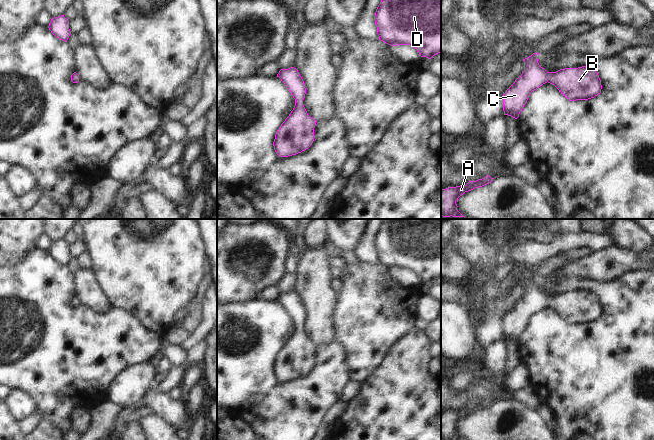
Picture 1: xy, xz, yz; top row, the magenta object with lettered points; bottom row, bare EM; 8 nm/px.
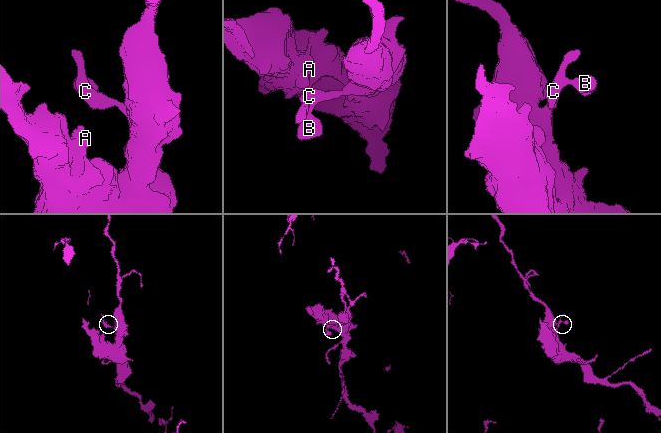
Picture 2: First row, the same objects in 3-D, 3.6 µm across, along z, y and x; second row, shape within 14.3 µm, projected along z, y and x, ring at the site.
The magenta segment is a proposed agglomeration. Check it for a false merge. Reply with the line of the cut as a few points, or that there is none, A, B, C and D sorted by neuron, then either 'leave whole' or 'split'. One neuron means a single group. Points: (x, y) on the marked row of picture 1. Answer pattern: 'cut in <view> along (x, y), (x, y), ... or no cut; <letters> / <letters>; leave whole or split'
no cut; A B C D; leave whole

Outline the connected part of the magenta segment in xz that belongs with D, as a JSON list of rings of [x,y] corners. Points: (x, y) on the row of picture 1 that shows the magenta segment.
[[[381,0],[374,20],[379,40],[390,46],[410,45],[428,59],[441,52],[441,0]]]

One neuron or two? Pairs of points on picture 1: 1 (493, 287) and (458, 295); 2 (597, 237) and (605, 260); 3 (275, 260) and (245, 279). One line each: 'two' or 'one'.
1: one
2: two
3: one

